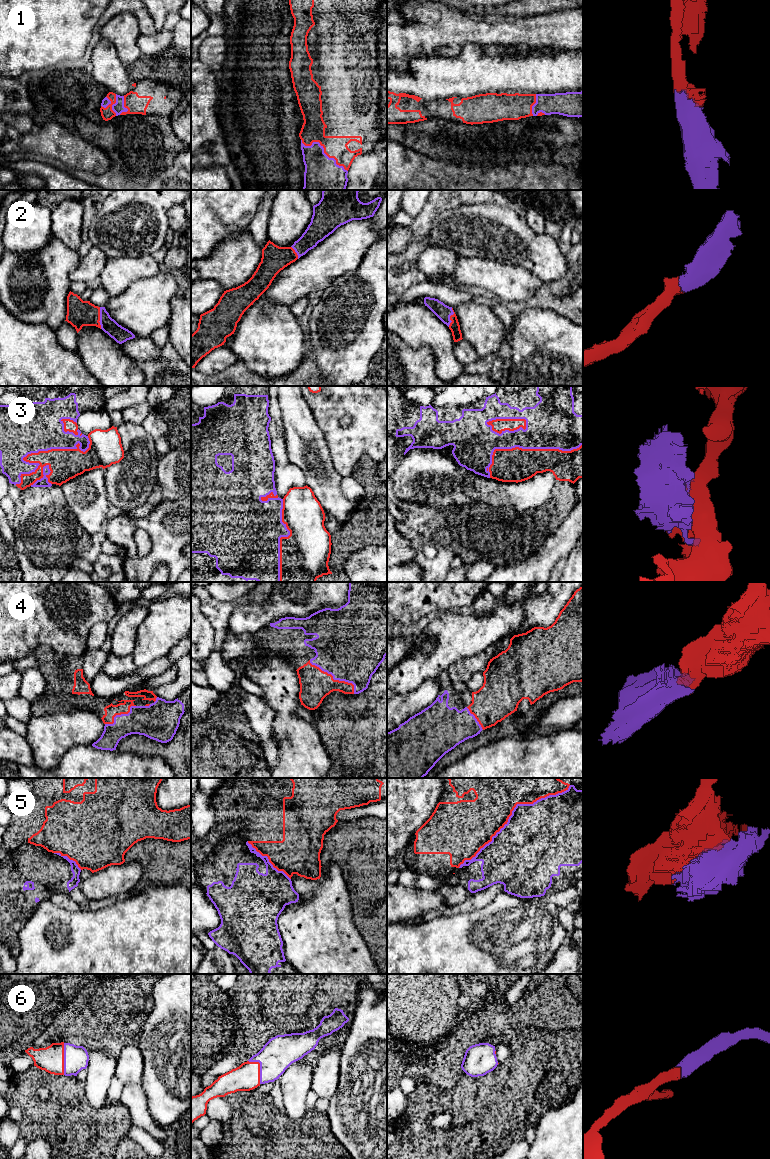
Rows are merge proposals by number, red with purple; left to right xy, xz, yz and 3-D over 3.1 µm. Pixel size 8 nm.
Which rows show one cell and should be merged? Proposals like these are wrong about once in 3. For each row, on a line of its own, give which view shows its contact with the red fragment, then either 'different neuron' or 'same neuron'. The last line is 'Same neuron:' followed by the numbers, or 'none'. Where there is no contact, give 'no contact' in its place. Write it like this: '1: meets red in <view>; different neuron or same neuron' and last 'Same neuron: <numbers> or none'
1: meets red in xz; same neuron
2: meets red in xy; same neuron
3: meets red in xy; different neuron
4: meets red in xz; same neuron
5: meets red in yz; different neuron
6: meets red in xz; same neuron
Same neuron: 1, 2, 4, 6

